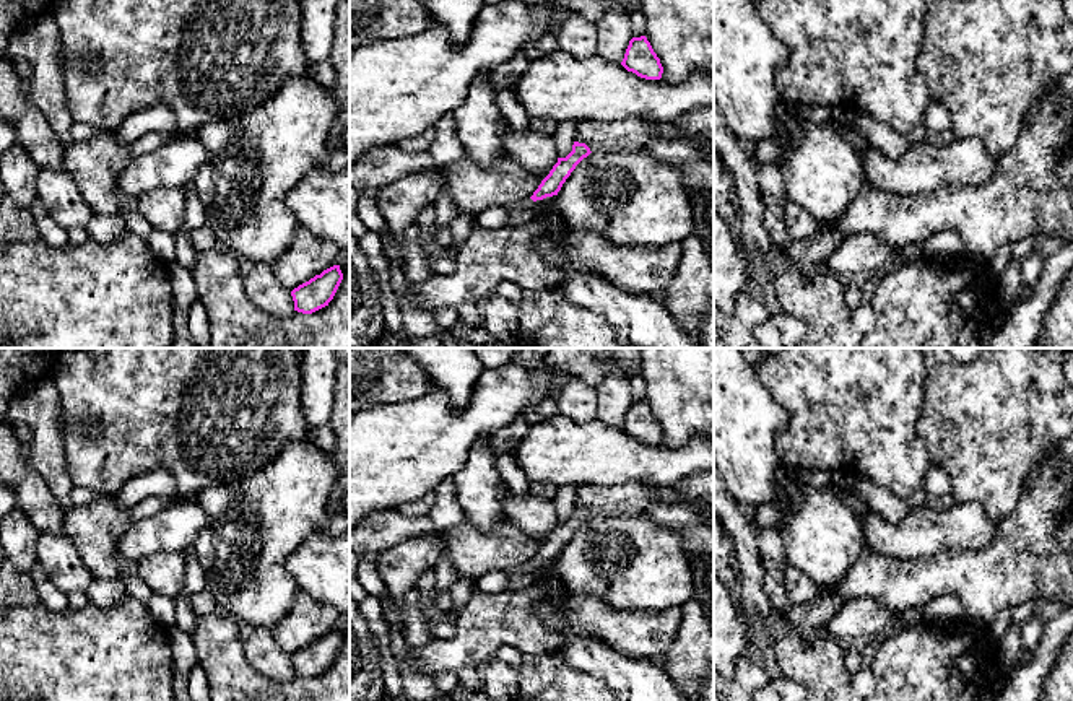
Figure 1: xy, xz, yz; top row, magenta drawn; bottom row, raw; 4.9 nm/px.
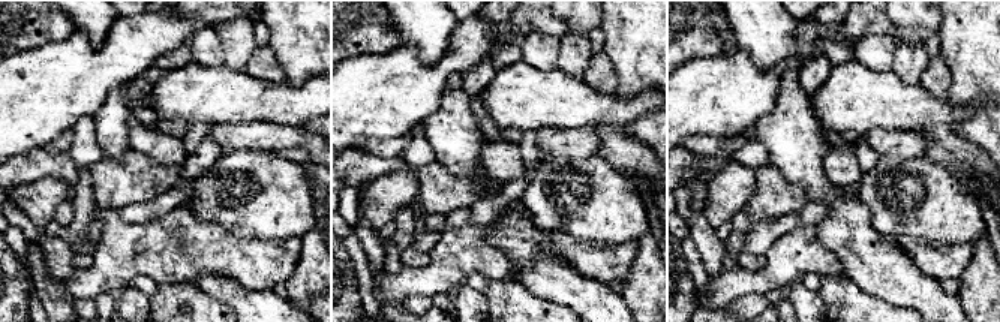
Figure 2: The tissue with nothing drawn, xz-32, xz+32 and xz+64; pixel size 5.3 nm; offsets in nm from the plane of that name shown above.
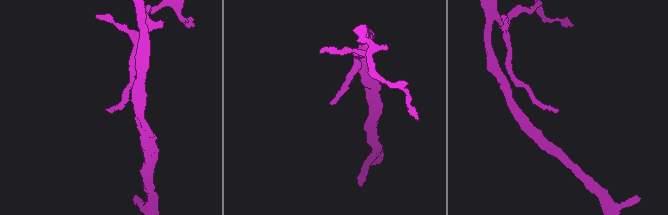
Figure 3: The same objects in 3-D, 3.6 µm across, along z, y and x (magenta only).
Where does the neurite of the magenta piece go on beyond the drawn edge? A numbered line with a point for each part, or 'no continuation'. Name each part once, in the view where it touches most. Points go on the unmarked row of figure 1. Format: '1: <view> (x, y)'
1: xz (521, 578)

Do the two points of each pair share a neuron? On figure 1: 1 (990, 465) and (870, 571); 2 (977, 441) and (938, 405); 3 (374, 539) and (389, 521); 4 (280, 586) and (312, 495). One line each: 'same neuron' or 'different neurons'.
1: different neurons
2: same neuron
3: same neuron
4: same neuron

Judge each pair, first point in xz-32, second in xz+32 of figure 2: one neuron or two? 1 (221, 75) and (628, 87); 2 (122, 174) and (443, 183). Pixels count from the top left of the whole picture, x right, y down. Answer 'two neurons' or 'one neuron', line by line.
1: two neurons
2: one neuron

